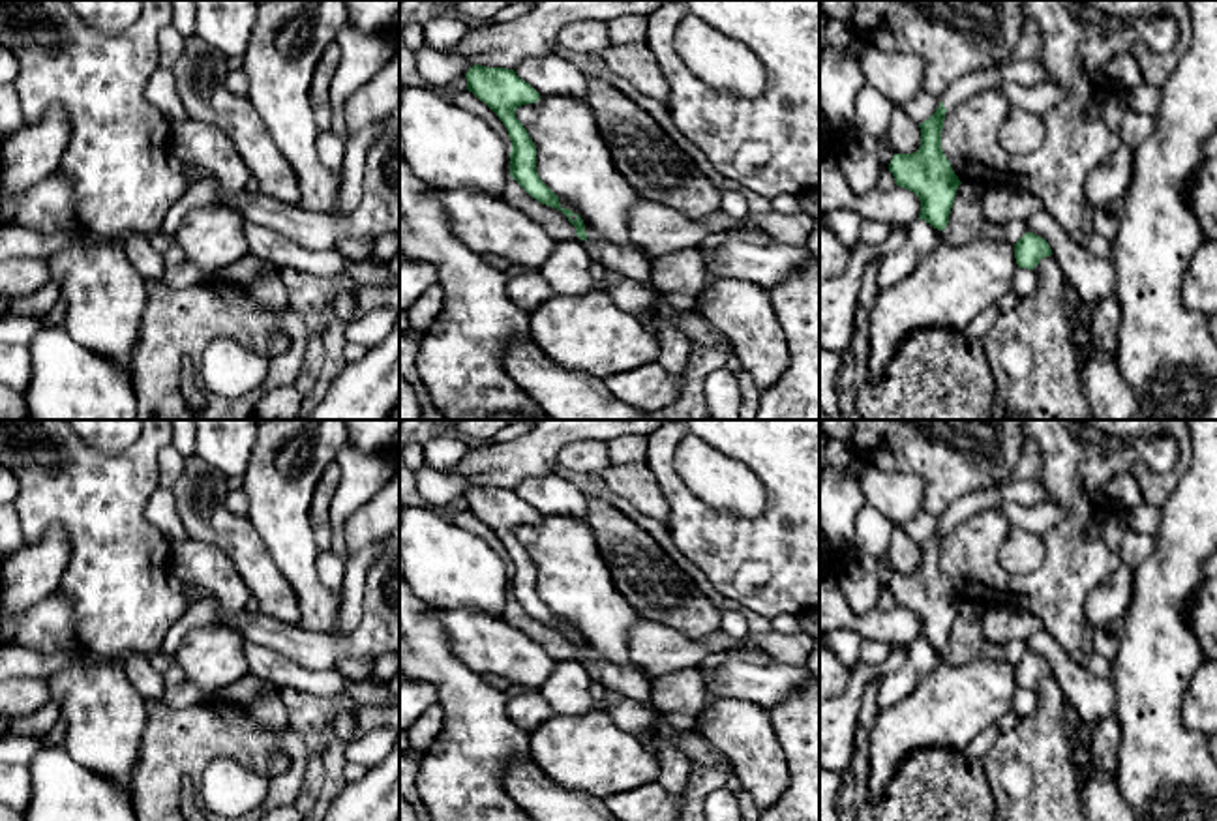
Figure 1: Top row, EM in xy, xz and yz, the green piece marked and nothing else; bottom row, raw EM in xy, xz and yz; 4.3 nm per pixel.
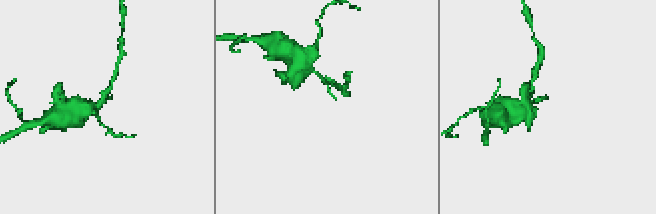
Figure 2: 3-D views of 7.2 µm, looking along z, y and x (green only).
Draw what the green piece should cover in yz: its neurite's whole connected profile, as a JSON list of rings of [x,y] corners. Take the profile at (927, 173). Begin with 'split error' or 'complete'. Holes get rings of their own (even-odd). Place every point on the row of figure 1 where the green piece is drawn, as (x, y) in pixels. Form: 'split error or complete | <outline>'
complete | [[[941,101],[936,112],[919,124],[919,150],[913,154],[894,154],[889,163],[896,186],[919,197],[919,219],[924,219],[938,231],[945,231],[956,189],[962,184],[941,150],[945,112],[947,109]]]

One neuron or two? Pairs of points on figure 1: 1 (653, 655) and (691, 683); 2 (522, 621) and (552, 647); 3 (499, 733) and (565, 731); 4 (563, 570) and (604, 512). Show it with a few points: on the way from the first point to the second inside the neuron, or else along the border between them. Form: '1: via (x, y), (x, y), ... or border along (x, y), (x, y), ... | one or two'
1: border along (696, 666), (674, 670), (655, 679) | two
2: via (529, 626), (544, 640) | one
3: border along (527, 733), (529, 752) | two
4: border along (585, 520), (608, 568) | two

